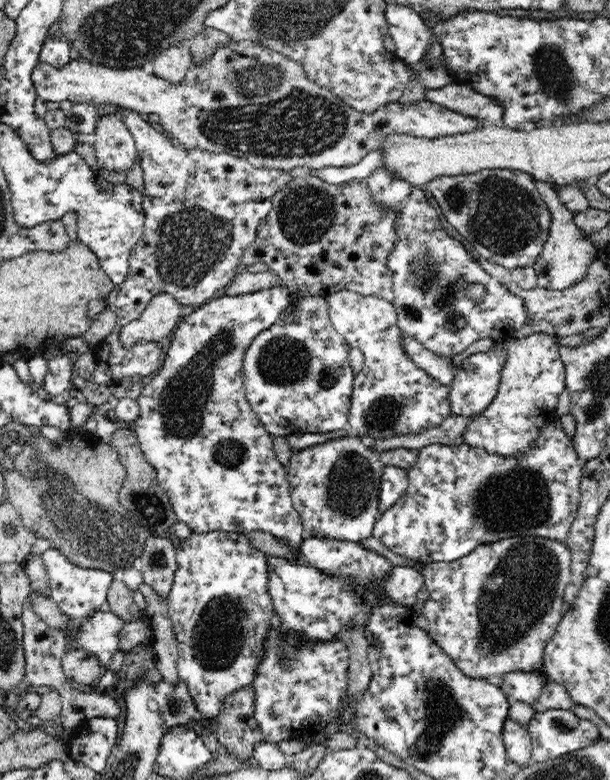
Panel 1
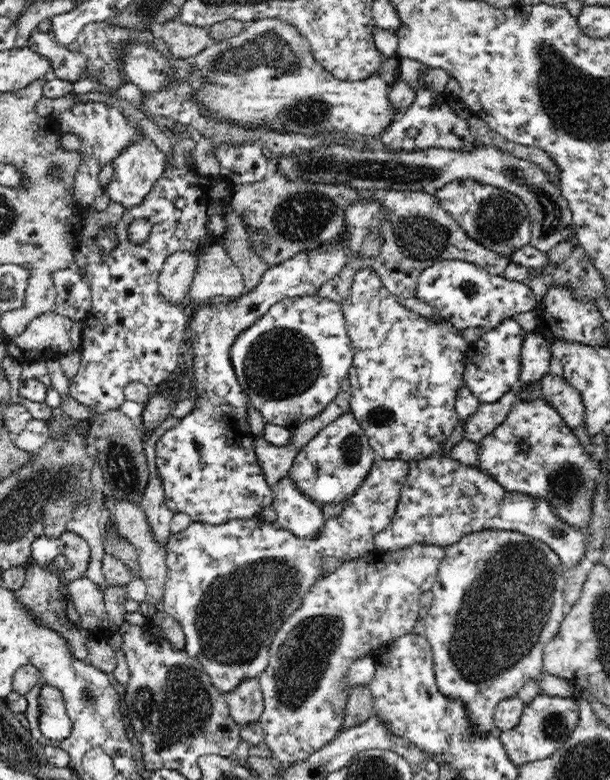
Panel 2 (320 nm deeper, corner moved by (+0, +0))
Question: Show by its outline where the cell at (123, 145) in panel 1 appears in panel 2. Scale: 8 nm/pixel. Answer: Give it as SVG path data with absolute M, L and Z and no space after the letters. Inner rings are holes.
M136 126L136 132L140 132L136 136L136 140L124 148L120 152L113 163L113 177L106 187L106 192L110 199L120 202L124 208L134 208L135 205L142 204L144 198L151 190L151 186L158 180L159 175L166 168L167 158L165 154L157 147L156 141L152 138L147 138L143 134L143 130Z

